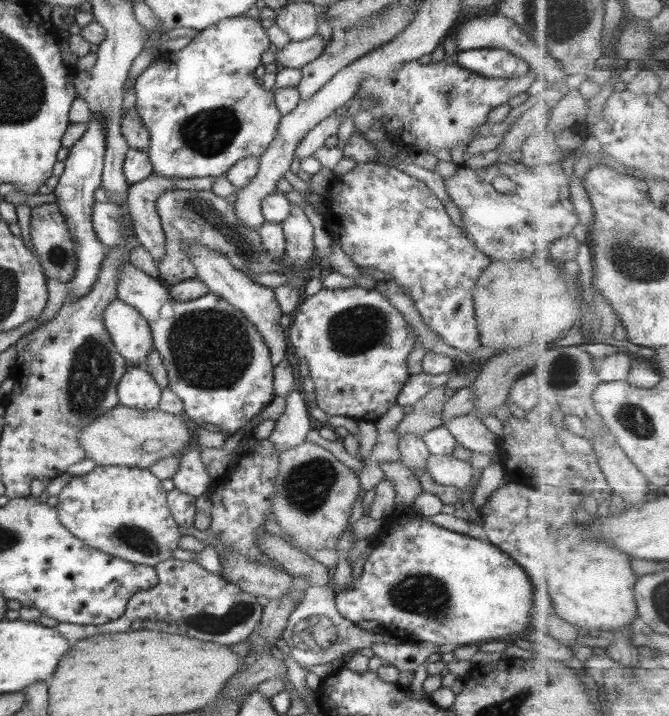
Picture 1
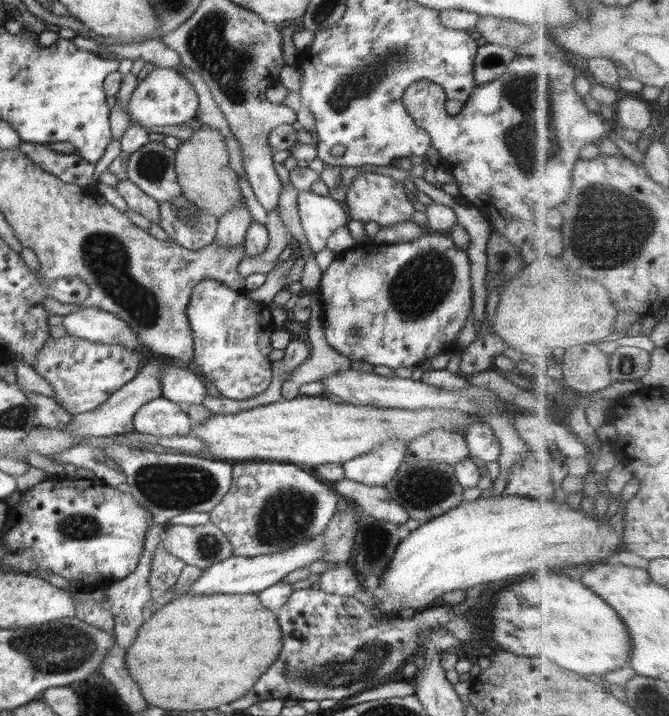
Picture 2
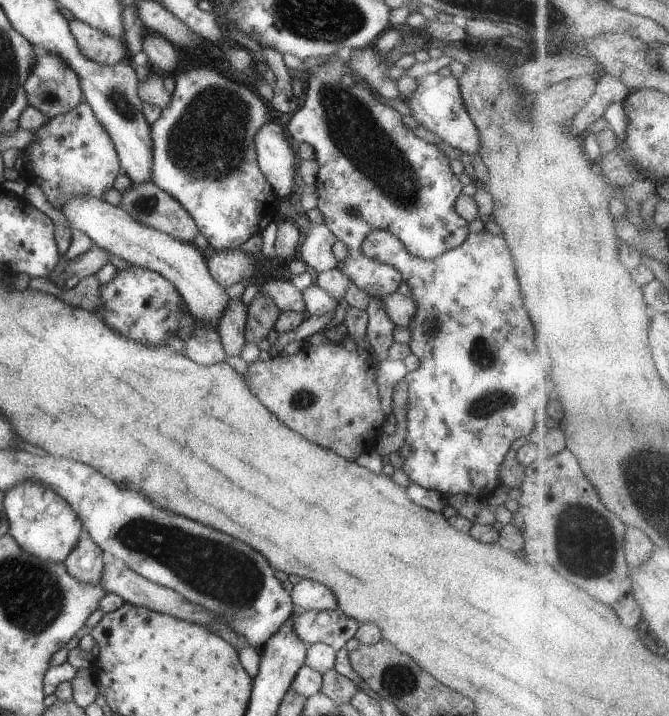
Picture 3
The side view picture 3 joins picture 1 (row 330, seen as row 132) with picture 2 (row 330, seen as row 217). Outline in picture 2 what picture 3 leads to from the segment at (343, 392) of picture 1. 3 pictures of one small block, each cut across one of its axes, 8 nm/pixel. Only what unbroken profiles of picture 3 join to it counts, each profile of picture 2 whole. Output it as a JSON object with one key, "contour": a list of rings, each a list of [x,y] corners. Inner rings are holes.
{"contour":[[[429,229],[410,242],[372,242],[341,250],[322,273],[319,285],[324,338],[351,361],[362,360],[393,369],[414,368],[441,352],[455,352],[456,335],[462,331],[468,313],[473,311],[470,273],[466,250],[458,247],[449,234]]]}

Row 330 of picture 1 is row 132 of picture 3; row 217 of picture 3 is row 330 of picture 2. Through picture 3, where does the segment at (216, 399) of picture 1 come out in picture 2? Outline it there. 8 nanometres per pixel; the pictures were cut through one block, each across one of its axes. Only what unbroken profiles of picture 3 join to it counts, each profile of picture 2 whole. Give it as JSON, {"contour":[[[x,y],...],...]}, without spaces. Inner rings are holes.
{"contour":[[[208,279],[192,287],[190,301],[186,307],[186,316],[192,328],[192,336],[194,336],[191,366],[203,379],[212,380],[222,397],[243,401],[266,391],[274,377],[270,357],[268,357],[273,349],[270,344],[270,335],[278,329],[272,320],[268,303],[254,301],[245,297],[243,290],[234,290],[218,280]]]}

